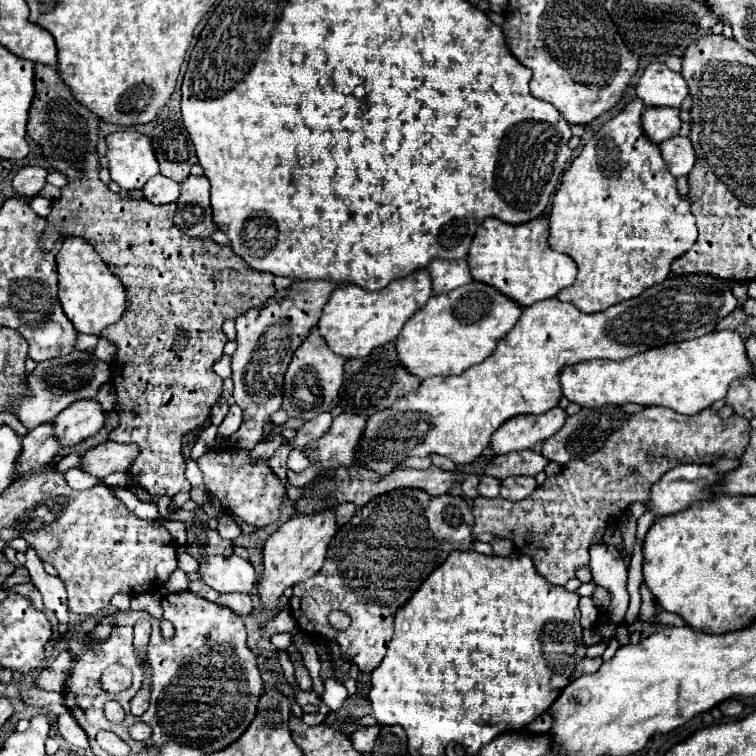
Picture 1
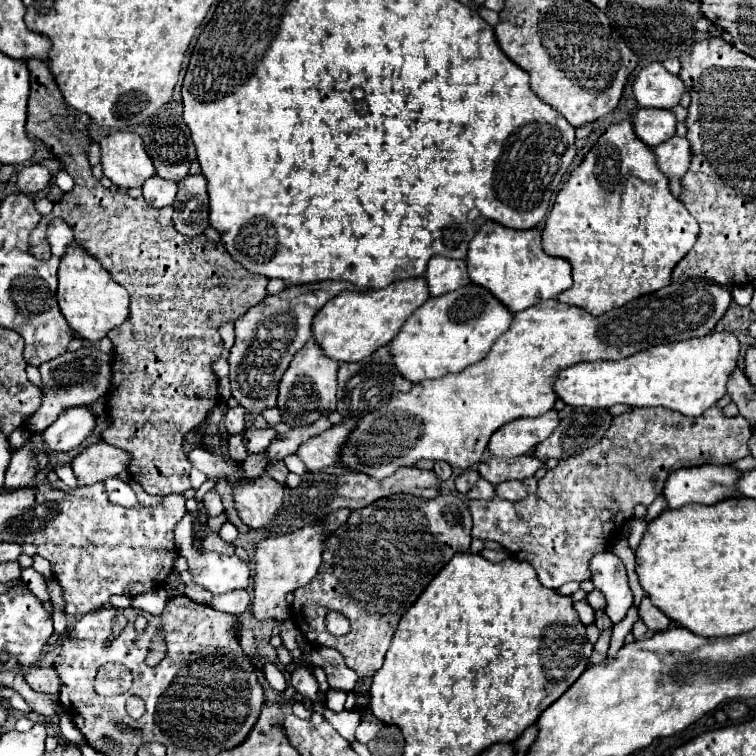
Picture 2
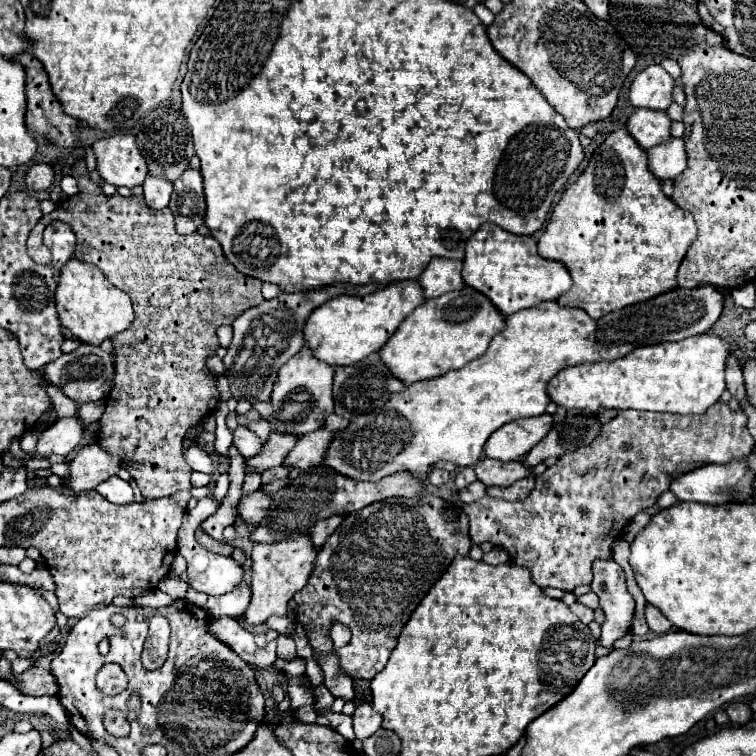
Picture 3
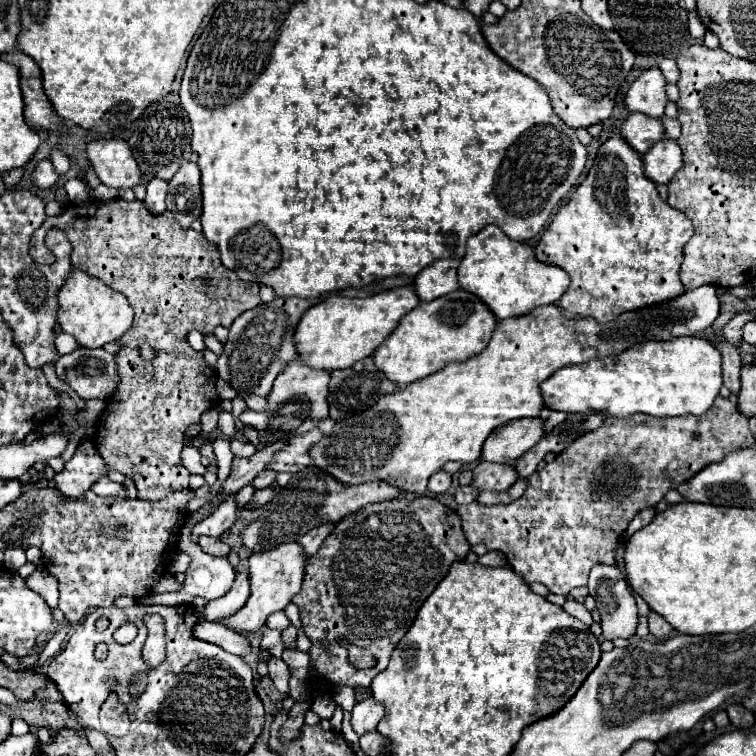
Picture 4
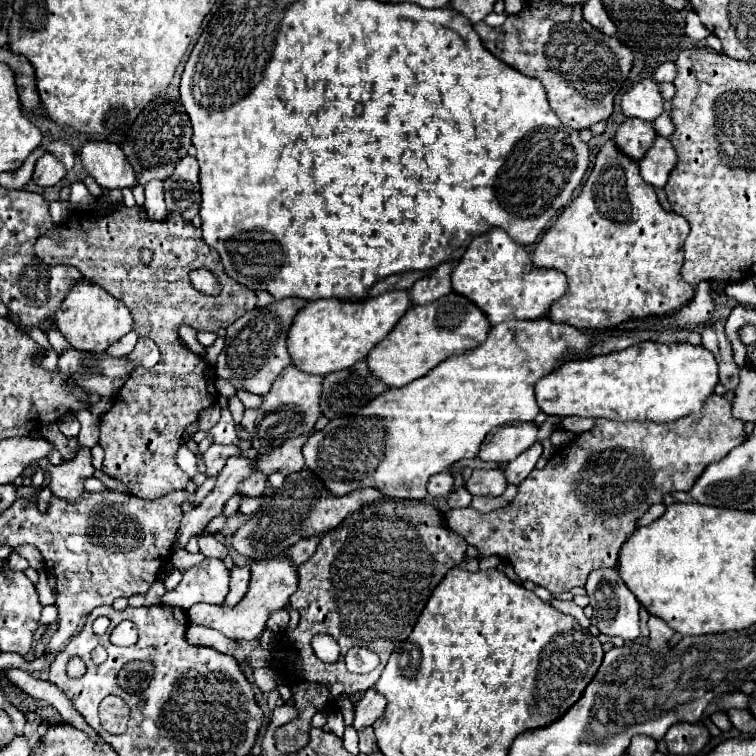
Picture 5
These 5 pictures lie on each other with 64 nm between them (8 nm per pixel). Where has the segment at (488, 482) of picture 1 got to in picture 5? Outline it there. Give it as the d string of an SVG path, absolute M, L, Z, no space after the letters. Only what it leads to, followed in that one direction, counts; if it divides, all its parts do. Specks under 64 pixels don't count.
M464 486L456 488L456 490L450 494L450 498L448 498L450 508L462 508L462 506L468 506L470 502L472 502L472 494L470 494Z

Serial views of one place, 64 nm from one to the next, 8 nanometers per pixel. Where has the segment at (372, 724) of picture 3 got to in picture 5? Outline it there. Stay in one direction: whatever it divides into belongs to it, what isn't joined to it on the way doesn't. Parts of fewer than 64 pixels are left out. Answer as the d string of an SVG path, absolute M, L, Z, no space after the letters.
M368 688L366 694L362 696L362 700L356 704L356 712L354 712L354 722L352 726L360 732L364 728L370 728L382 714L384 714L384 708L386 708L386 700L384 696L380 696L376 692L376 688Z

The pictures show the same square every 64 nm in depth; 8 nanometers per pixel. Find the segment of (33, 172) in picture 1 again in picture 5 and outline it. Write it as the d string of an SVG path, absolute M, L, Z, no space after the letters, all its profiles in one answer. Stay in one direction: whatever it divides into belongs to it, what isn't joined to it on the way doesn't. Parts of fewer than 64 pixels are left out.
M44 154L42 158L38 158L36 168L34 168L34 182L38 186L54 186L62 180L62 176L66 174L64 166L52 156L52 154Z

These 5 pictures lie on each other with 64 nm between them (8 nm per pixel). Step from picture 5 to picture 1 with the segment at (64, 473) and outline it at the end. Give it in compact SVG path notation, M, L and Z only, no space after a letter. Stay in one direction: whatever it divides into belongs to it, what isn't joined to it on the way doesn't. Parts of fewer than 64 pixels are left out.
M104 442L82 456L82 470L96 478L106 478L112 472L128 470L138 458L140 448L136 444Z

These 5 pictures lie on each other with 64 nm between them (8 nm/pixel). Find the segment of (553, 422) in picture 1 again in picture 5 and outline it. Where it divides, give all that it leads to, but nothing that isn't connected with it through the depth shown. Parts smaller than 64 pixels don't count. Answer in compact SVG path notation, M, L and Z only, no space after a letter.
M520 422L520 424L506 424L492 430L480 452L478 458L486 462L512 462L524 450L528 450L538 436L538 424L534 422Z

